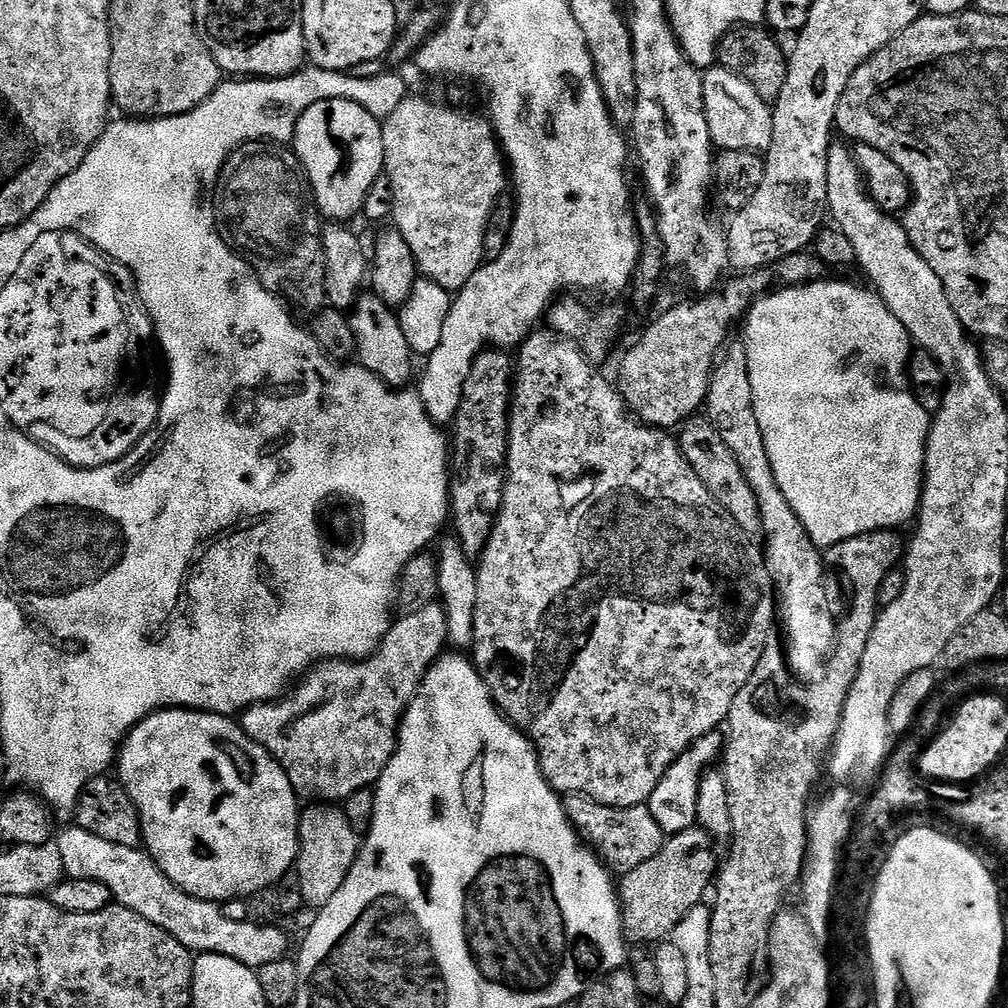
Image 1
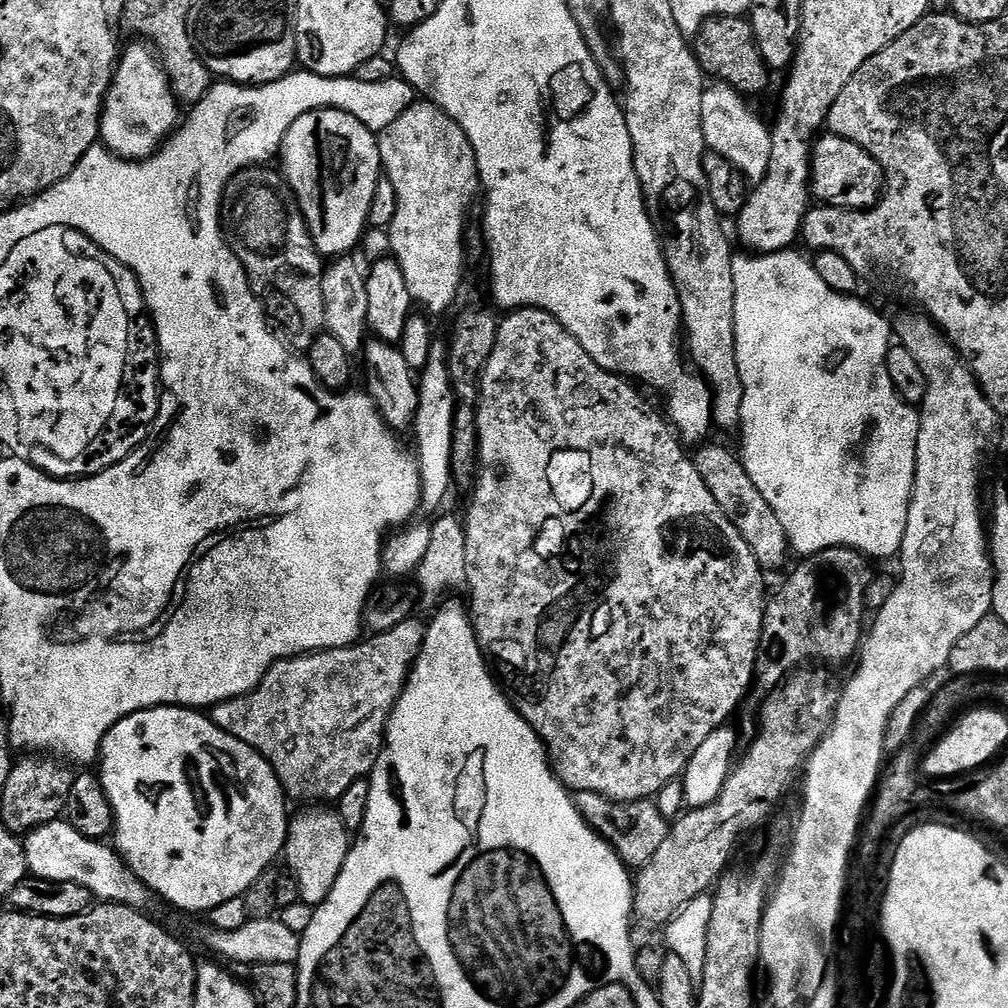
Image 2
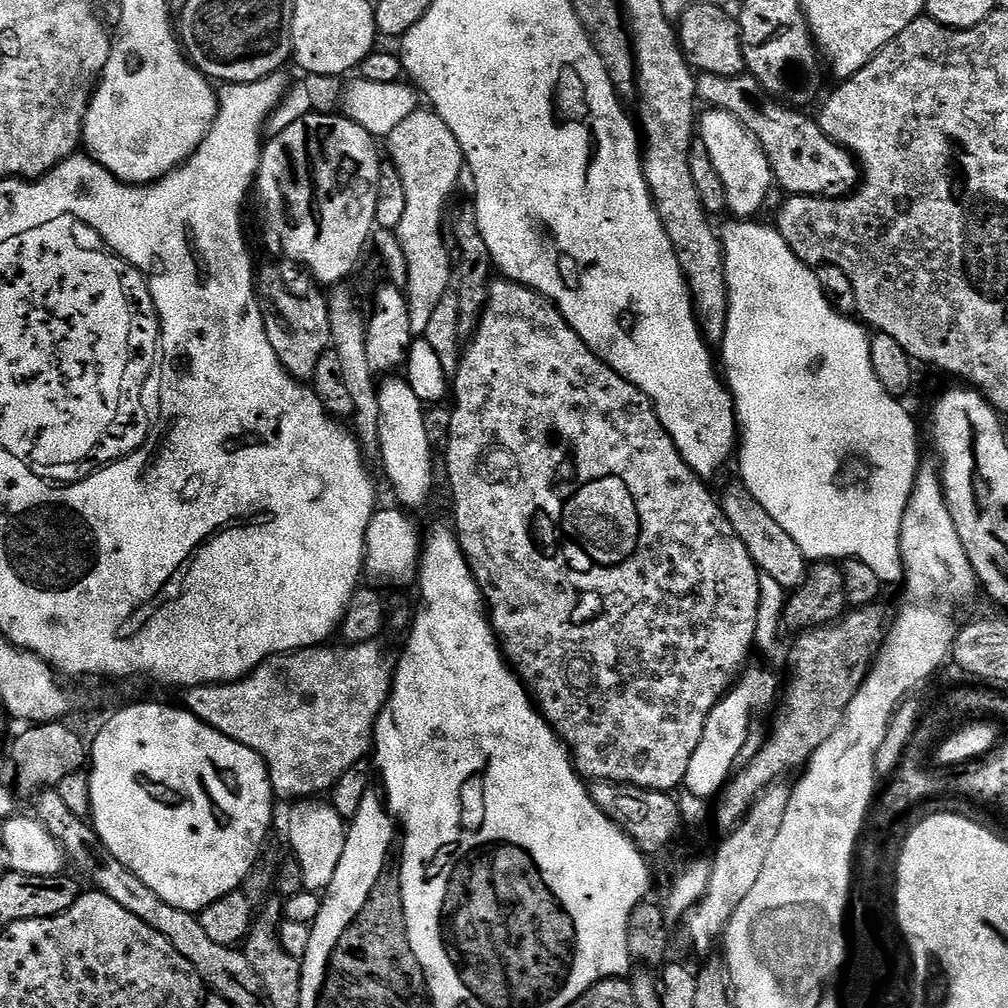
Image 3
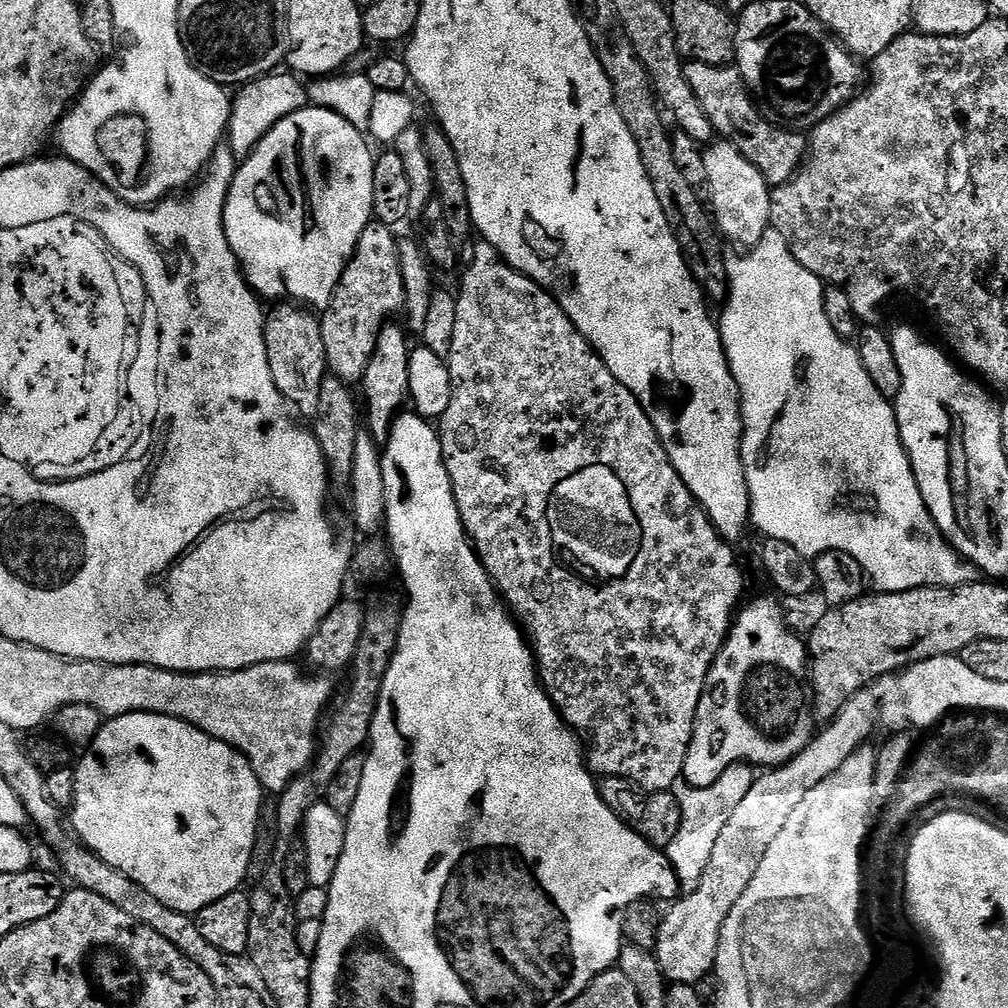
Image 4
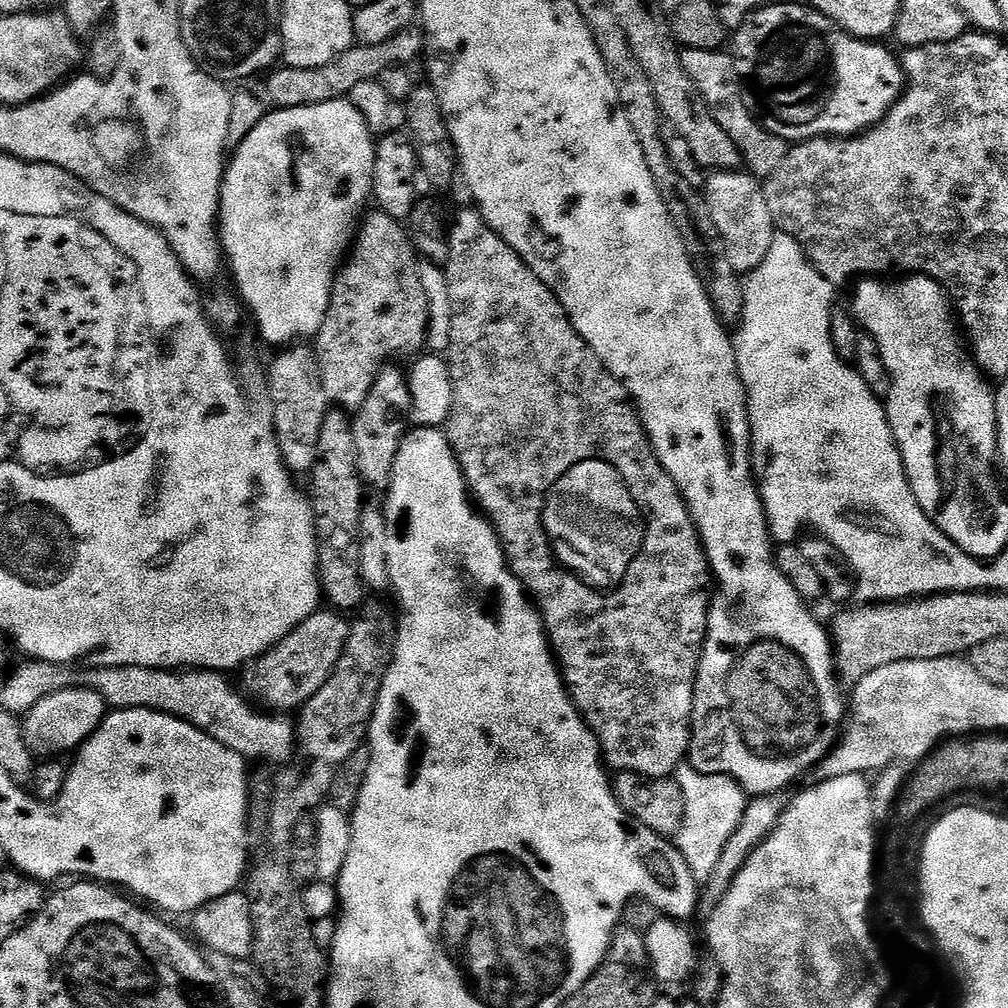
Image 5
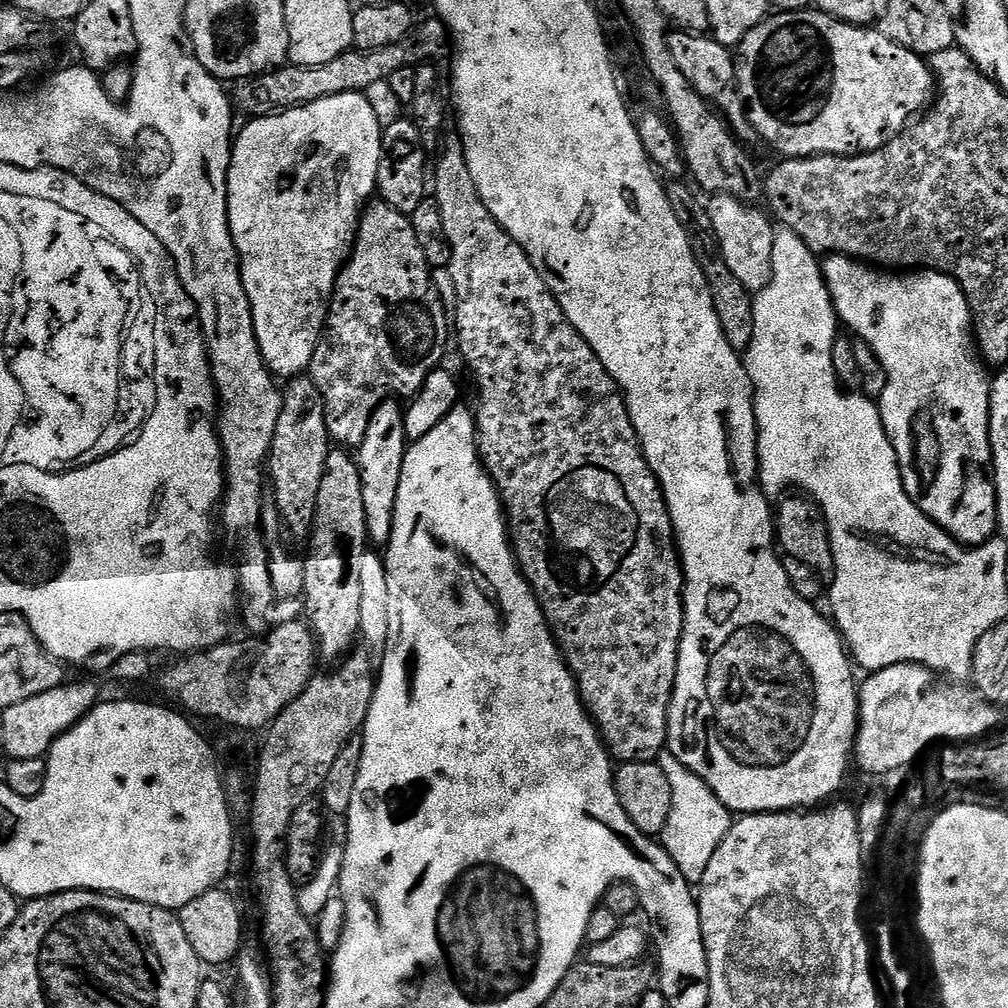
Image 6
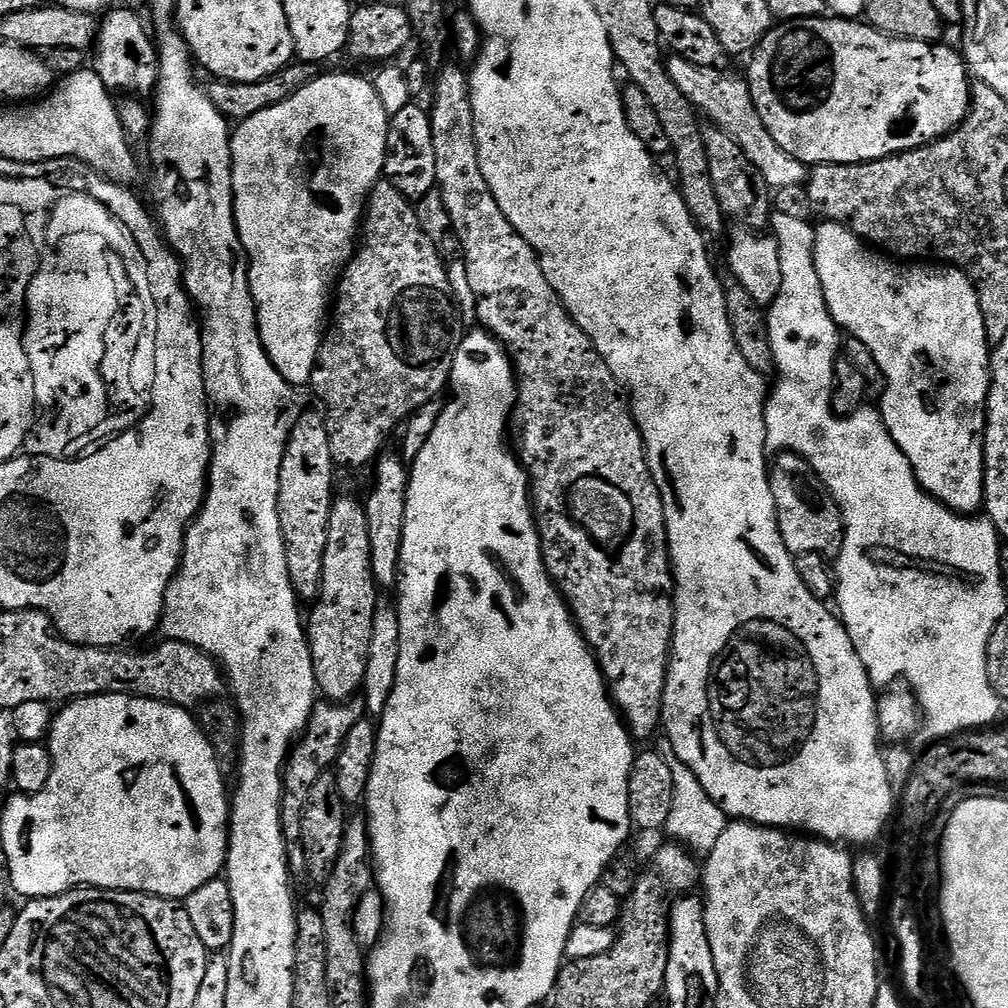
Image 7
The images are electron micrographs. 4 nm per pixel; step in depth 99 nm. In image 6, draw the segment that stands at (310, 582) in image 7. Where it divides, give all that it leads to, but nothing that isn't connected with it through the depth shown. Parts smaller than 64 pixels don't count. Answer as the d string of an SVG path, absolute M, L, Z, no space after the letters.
M301 374L287 381L288 389L283 389L282 414L278 418L278 426L274 432L271 453L266 461L266 472L270 477L270 488L276 491L276 508L284 519L284 524L296 536L307 537L316 521L318 506L318 490L322 487L322 474L326 470L326 458L330 451L330 437L326 426L324 399L314 386L311 375Z

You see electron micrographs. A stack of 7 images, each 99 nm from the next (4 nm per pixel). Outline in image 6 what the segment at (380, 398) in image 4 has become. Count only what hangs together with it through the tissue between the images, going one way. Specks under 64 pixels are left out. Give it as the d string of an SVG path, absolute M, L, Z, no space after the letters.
M395 399L383 400L370 418L366 438L358 445L356 462L362 474L362 506L366 506L366 526L368 538L373 545L387 545L392 537L394 510L398 502L398 484L402 478L402 462L408 453L410 443L404 425L403 407L399 408Z

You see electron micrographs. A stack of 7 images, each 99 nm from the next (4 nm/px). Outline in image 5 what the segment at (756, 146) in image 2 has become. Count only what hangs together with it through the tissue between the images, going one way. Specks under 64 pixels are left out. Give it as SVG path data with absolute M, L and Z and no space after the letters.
M744 170L713 171L706 180L706 199L710 218L714 218L714 226L718 226L718 234L728 247L730 266L738 274L747 274L762 266L766 254L770 254L774 225L761 181Z

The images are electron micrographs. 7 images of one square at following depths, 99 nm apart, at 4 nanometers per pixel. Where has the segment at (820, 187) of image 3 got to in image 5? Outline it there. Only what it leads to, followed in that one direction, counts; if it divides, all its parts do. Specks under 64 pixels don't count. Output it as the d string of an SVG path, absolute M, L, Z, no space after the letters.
M684 48L680 53L682 70L686 70L686 74L690 74L690 82L698 86L698 94L702 94L706 106L710 106L710 114L714 114L714 122L718 122L718 126L722 126L722 130L730 134L730 142L738 146L747 171L757 178L767 178L774 174L774 170L778 170L778 166L782 166L790 144L781 136L770 134L756 119L742 91L742 81L736 69L735 59L729 53L727 56L726 53L727 51L724 50L711 52Z

